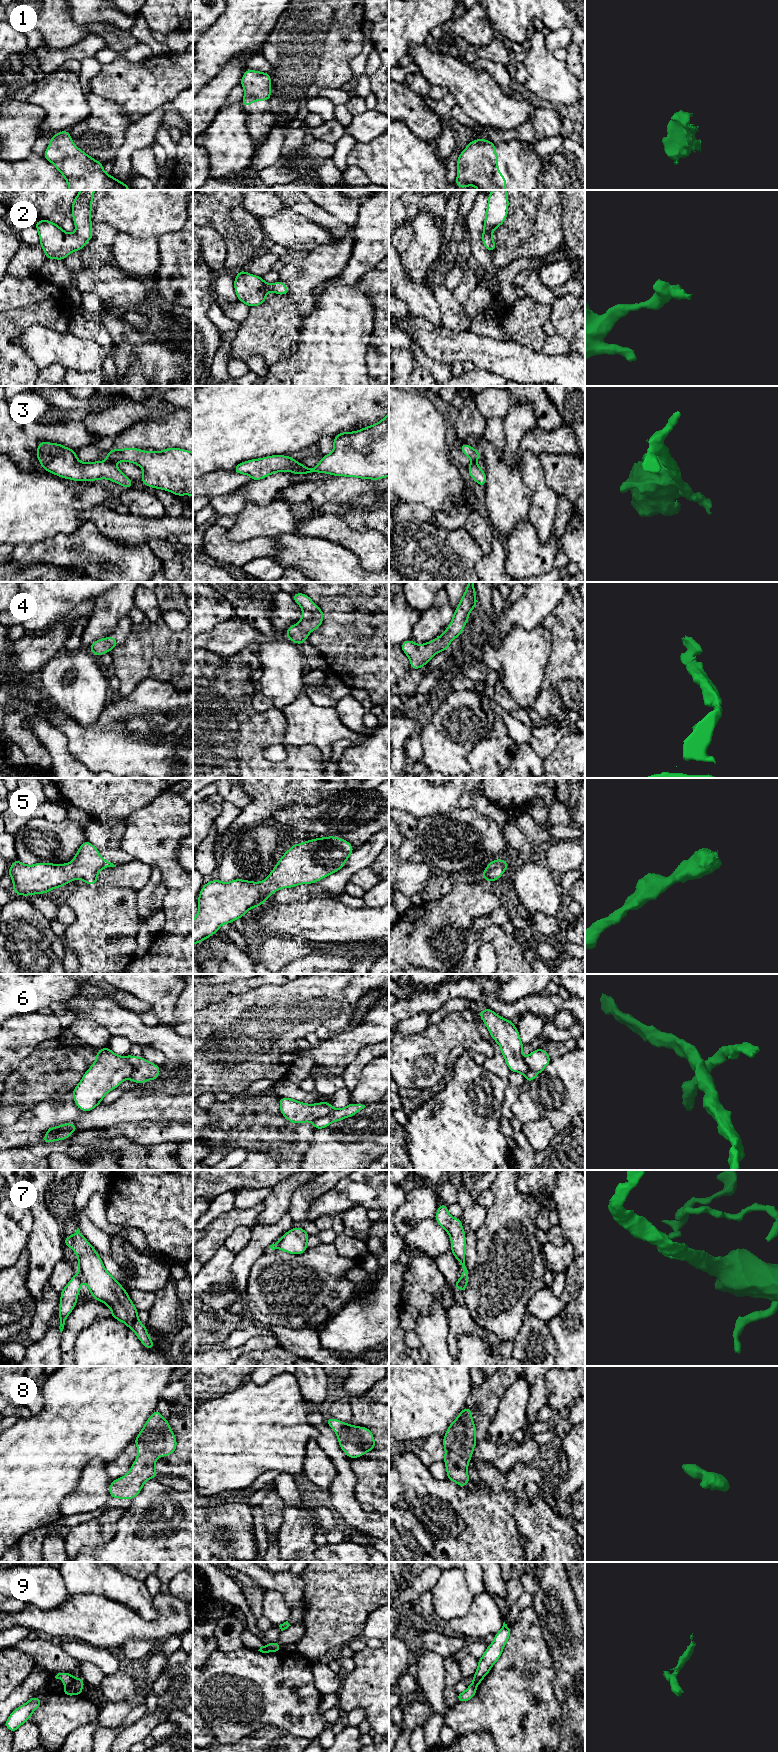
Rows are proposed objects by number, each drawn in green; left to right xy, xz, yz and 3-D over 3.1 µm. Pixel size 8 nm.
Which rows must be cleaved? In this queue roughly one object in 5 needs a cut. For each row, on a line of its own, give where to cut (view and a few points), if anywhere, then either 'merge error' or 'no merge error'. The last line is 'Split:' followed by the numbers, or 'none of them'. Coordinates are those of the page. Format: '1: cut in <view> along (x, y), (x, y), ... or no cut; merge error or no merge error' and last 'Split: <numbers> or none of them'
1: no cut; no merge error
2: no cut; no merge error
3: cut in xy along (107, 459), (114, 463); merge error
4: no cut; no merge error
5: no cut; no merge error
6: cut in xy along (127, 1056), (127, 1060), (133, 1068), (128, 1078); merge error
7: cut in xy along (79, 1272), (82, 1279); merge error
8: no cut; no merge error
9: cut in xy along (73, 1682), (65, 1688); merge error
Split: 3, 6, 7, 9

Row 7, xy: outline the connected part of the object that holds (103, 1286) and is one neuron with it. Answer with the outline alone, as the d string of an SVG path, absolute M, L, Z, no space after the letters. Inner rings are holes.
M79 1228L72 1236L67 1236L64 1239L64 1245L69 1246L78 1257L78 1269L82 1280L87 1284L91 1297L105 1303L111 1309L111 1317L123 1322L128 1326L142 1342L146 1349L155 1348L155 1344L147 1333L147 1327L138 1319L138 1310L131 1301L128 1293L122 1285L105 1269L103 1261L98 1256L95 1248L82 1235Z

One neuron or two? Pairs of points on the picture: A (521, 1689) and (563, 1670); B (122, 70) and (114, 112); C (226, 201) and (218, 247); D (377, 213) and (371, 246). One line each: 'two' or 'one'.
A: two
B: two
C: two
D: one

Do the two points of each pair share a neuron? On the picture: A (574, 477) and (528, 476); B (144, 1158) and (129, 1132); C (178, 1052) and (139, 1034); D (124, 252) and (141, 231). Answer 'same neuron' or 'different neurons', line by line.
A: different neurons
B: different neurons
C: same neuron
D: different neurons

